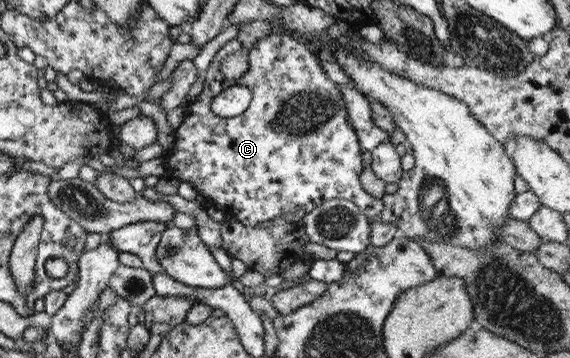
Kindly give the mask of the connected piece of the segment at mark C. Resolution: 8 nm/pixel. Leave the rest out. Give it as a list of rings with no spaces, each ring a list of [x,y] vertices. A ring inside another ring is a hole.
[[[272,32],[250,46],[246,54],[246,73],[238,80],[226,80],[221,74],[220,62],[240,47],[238,40],[228,40],[204,71],[203,90],[194,102],[184,108],[184,120],[171,134],[174,147],[162,157],[166,176],[194,186],[204,200],[209,200],[218,210],[232,210],[236,221],[247,227],[281,215],[290,218],[297,215],[301,207],[308,213],[320,203],[334,198],[353,202],[364,217],[371,221],[377,219],[383,203],[366,194],[360,186],[362,151],[356,131],[346,119],[346,107],[339,87],[328,80],[317,58],[297,42],[296,36]],[[234,85],[246,87],[251,93],[250,103],[242,114],[220,118],[210,111],[210,102],[222,90]]]

